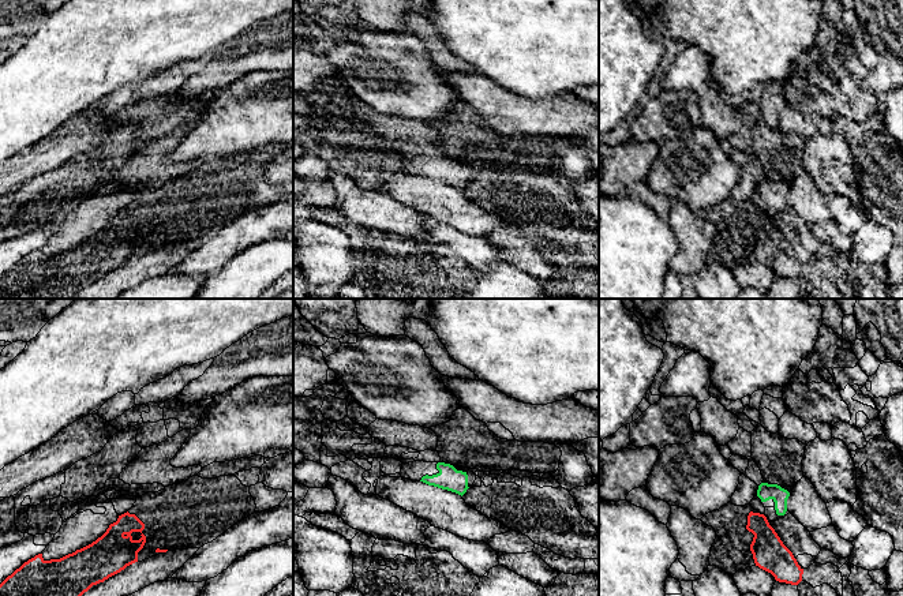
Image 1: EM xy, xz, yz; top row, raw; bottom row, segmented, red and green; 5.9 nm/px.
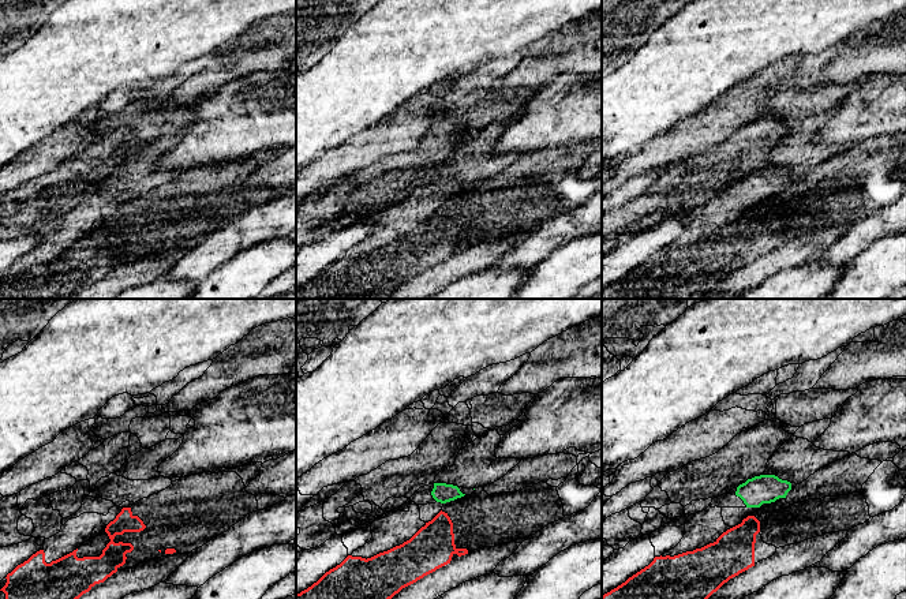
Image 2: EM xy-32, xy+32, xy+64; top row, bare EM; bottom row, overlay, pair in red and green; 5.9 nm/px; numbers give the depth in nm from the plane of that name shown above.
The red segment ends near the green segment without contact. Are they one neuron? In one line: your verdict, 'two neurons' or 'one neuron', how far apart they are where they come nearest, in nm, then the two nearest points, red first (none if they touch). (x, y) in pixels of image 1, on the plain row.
two neurons | 70 nm | yz (765, 212), (776, 207)

